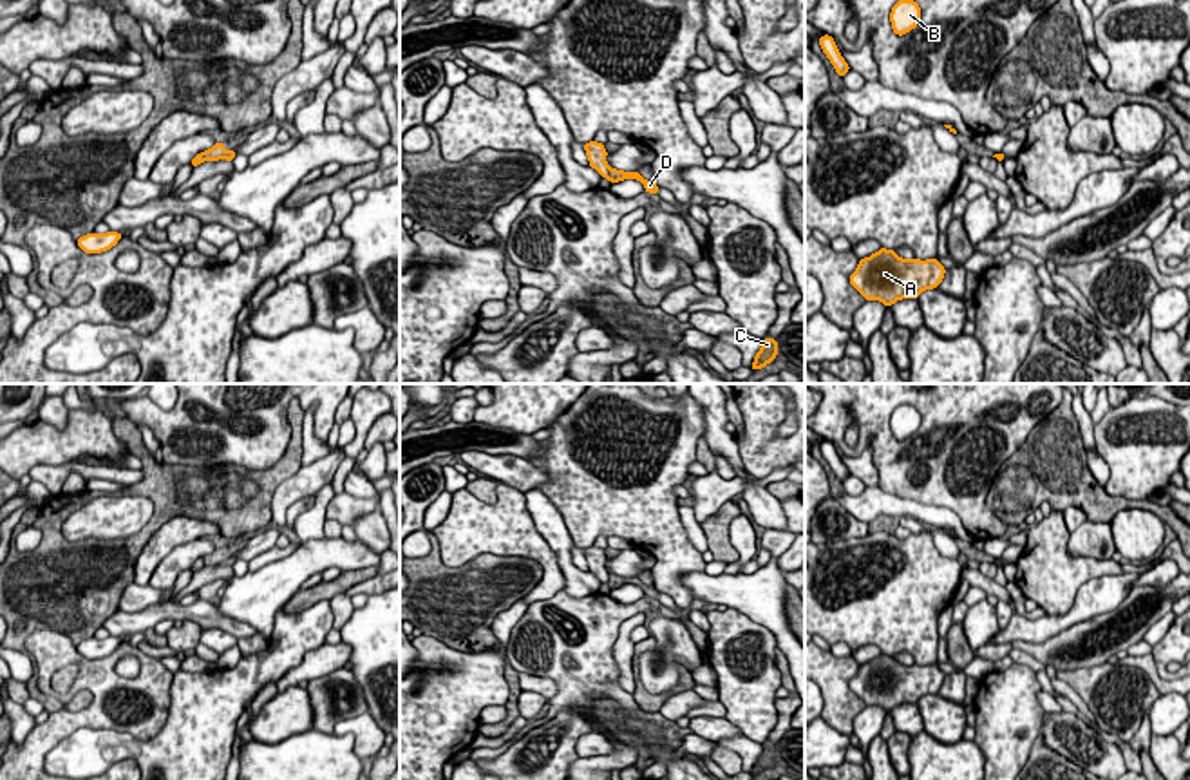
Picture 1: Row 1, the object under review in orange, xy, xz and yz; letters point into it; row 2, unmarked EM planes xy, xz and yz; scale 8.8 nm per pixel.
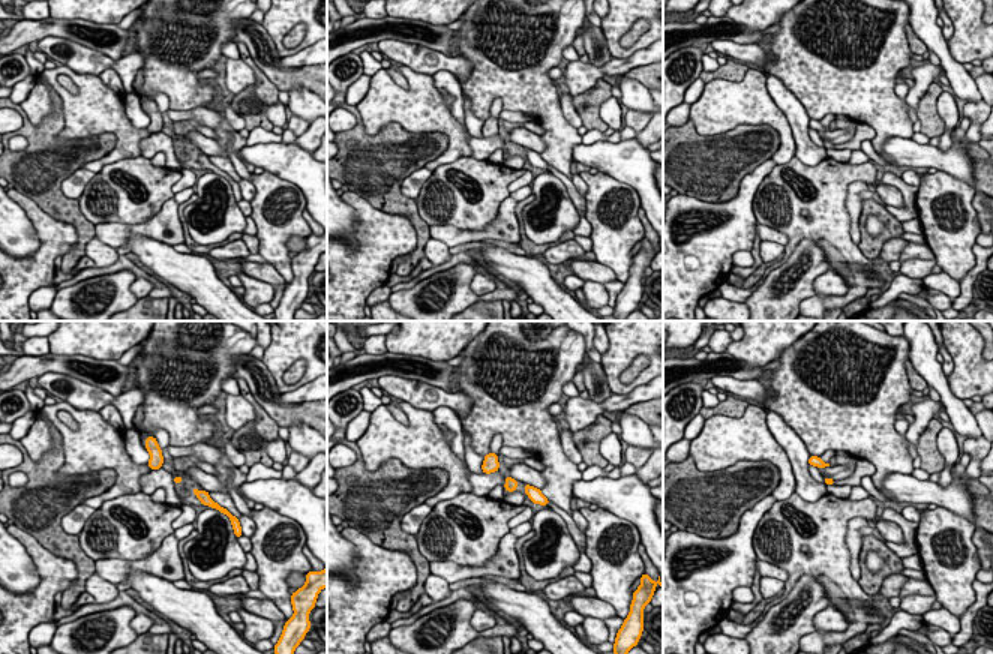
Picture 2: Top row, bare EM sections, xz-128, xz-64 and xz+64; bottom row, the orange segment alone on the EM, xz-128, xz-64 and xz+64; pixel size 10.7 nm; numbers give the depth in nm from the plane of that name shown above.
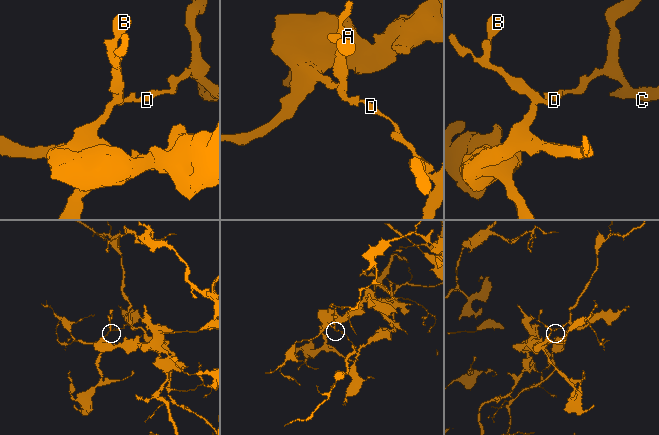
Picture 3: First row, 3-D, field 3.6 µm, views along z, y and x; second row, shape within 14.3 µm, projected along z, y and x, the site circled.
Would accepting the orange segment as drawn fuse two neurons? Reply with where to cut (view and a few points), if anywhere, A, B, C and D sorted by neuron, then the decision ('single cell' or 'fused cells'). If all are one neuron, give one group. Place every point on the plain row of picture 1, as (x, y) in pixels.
cut in xz along (610, 574), (606, 581); A B / C D; fused cells

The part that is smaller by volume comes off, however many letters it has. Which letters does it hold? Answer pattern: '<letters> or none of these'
C, D

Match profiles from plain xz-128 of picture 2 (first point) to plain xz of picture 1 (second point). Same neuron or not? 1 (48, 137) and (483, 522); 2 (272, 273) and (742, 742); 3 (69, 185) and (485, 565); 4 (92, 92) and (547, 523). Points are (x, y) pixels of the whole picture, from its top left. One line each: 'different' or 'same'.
1: different
2: different
3: different
4: different

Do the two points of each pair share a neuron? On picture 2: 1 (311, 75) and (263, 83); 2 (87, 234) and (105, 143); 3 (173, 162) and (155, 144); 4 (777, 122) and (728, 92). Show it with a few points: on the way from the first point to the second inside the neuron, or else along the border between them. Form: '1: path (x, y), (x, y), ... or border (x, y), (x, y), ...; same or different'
1: border (249, 51), (254, 63), (279, 90); different
2: path (66, 209), (56, 198), (56, 179), (80, 156); same
3: path (171, 156), (161, 144); same
4: path (765, 111), (750, 102), (740, 102); same

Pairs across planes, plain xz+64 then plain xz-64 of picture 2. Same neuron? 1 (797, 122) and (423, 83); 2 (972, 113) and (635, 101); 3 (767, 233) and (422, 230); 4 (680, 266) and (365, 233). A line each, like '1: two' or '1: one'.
1: two
2: two
3: two
4: one

